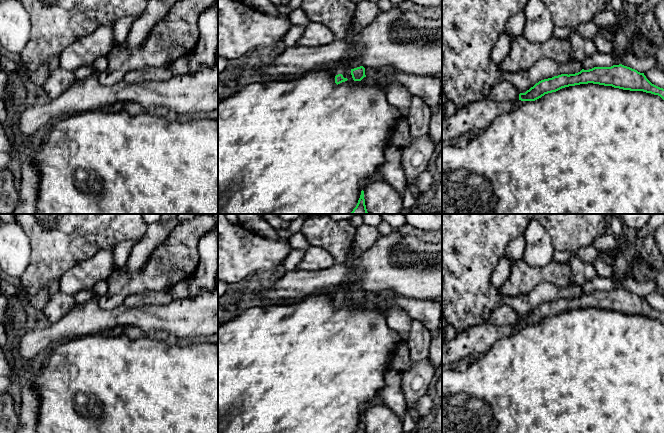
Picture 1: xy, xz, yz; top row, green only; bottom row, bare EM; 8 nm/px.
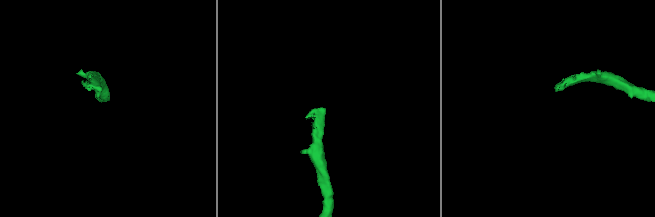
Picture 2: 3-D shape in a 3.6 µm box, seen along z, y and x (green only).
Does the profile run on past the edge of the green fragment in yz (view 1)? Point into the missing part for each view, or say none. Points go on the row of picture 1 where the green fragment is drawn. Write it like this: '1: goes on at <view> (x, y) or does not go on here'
1: goes on at yz (476, 117)

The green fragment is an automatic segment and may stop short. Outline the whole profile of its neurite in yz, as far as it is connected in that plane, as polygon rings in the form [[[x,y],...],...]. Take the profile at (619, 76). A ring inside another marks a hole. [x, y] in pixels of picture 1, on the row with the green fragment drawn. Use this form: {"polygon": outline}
{"polygon": [[[622,64],[611,67],[594,67],[582,69],[575,74],[561,74],[536,83],[519,98],[512,102],[495,102],[490,99],[470,103],[456,109],[455,113],[442,120],[442,144],[453,138],[460,138],[466,133],[478,133],[486,130],[495,118],[501,114],[511,113],[522,101],[535,101],[545,94],[562,88],[580,84],[599,84],[623,90],[643,91],[660,96],[664,100],[664,89],[652,84],[644,75],[635,69]]]}

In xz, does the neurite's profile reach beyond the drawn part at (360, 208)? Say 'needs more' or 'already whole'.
already whole

